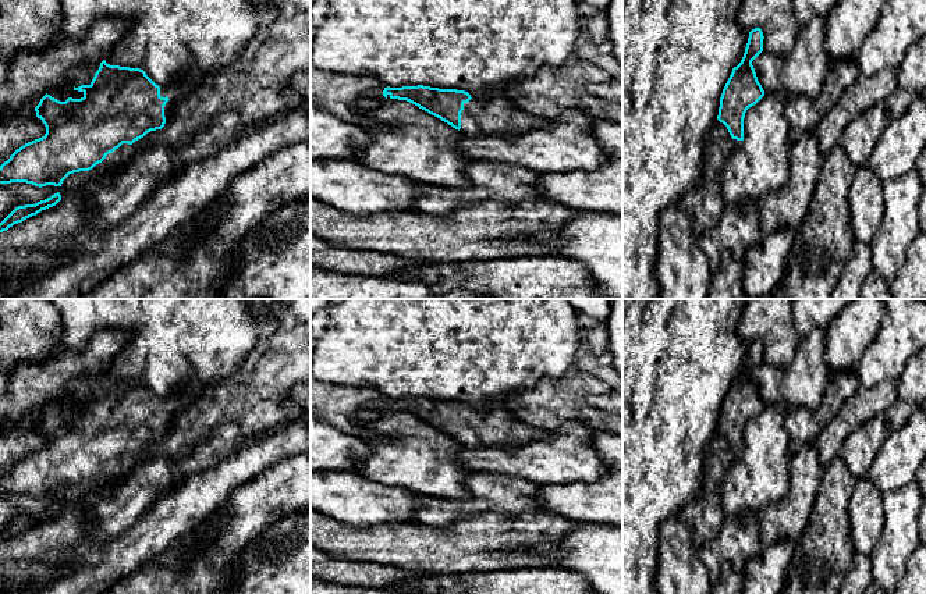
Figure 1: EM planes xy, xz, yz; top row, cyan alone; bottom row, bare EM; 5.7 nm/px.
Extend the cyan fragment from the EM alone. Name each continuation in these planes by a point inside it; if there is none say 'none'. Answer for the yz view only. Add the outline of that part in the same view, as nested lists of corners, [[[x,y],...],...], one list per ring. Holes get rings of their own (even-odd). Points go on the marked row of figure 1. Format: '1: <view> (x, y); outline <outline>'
none

